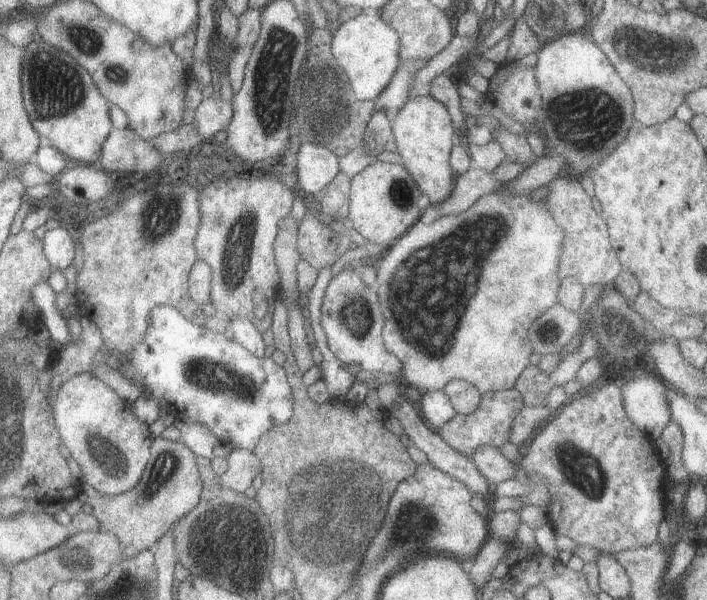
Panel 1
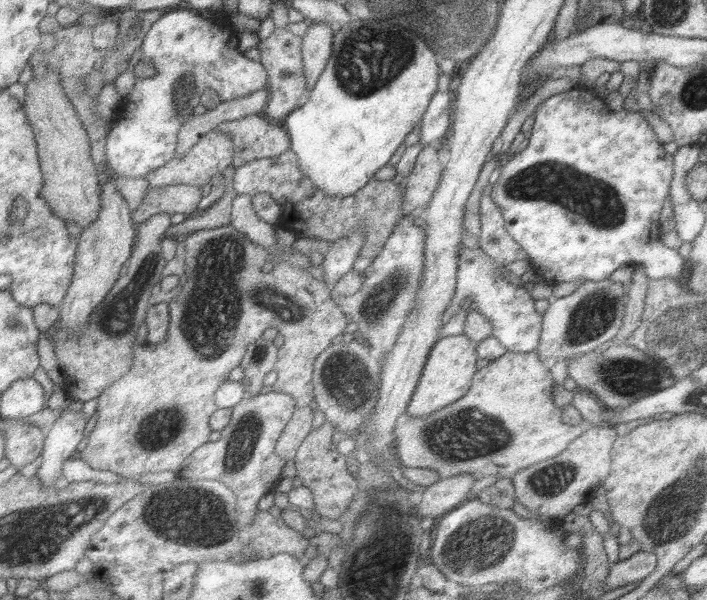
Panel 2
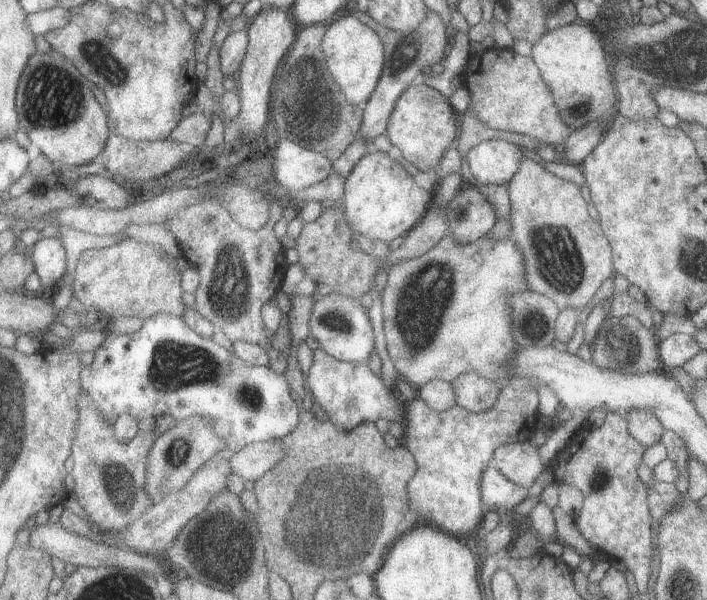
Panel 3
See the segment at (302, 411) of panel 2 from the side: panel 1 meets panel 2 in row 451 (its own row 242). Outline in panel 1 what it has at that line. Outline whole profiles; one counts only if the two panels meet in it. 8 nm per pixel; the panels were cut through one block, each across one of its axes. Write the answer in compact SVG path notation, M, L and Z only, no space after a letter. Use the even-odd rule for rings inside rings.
M291 214L289 218L285 218L281 222L281 234L277 238L277 264L281 268L281 278L283 278L283 288L281 288L281 300L285 300L287 308L289 308L289 324L291 324L291 350L301 366L301 370L307 374L313 366L313 350L309 344L309 336L307 336L307 324L309 324L309 316L307 316L307 304L305 304L305 294L301 292L299 280L301 280L301 260L303 260L303 252L299 246L299 236L301 236L301 222L295 220L295 216ZM301 300L301 302L299 302ZM305 304L305 306L303 306Z

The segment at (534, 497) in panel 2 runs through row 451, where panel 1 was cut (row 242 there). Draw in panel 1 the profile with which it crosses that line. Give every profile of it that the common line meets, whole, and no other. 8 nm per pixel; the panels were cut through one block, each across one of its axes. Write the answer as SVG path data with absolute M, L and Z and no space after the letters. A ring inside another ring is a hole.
M563 174L555 176L553 184L549 186L549 194L545 196L545 202L549 210L553 212L555 222L563 228L565 238L563 238L563 248L561 258L559 258L559 276L563 278L577 278L583 286L613 286L615 278L621 274L621 262L617 258L617 252L611 248L609 236L607 236L607 222L595 208L591 206L591 200L579 178Z

